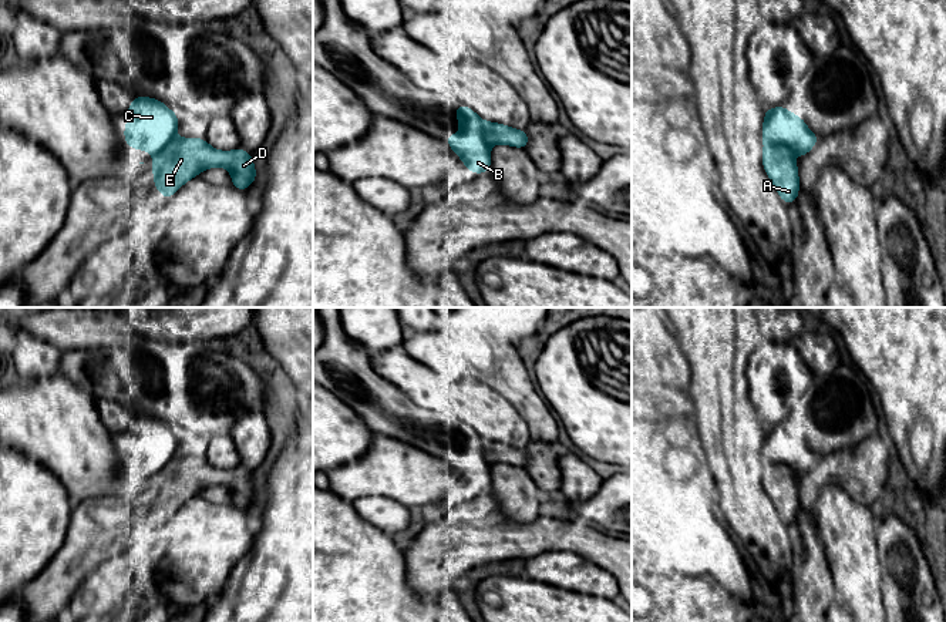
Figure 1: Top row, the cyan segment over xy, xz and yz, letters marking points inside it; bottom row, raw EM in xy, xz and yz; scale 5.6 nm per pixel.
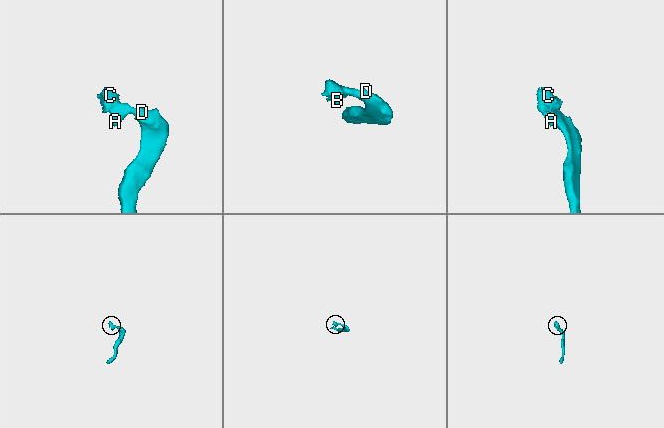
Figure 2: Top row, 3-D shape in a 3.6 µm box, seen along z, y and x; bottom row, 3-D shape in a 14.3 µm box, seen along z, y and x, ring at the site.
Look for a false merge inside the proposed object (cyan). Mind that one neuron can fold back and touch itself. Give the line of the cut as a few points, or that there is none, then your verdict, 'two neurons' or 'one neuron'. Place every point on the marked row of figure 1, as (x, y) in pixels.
cut in yz along (764, 143), (784, 144), (793, 154); two neurons

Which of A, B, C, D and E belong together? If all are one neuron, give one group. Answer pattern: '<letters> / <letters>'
A D E / B C

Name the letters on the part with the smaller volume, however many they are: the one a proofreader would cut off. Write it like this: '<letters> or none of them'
B, C

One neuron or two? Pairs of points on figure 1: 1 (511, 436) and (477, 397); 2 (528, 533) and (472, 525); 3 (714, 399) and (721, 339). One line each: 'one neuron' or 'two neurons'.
1: one neuron
2: one neuron
3: one neuron

